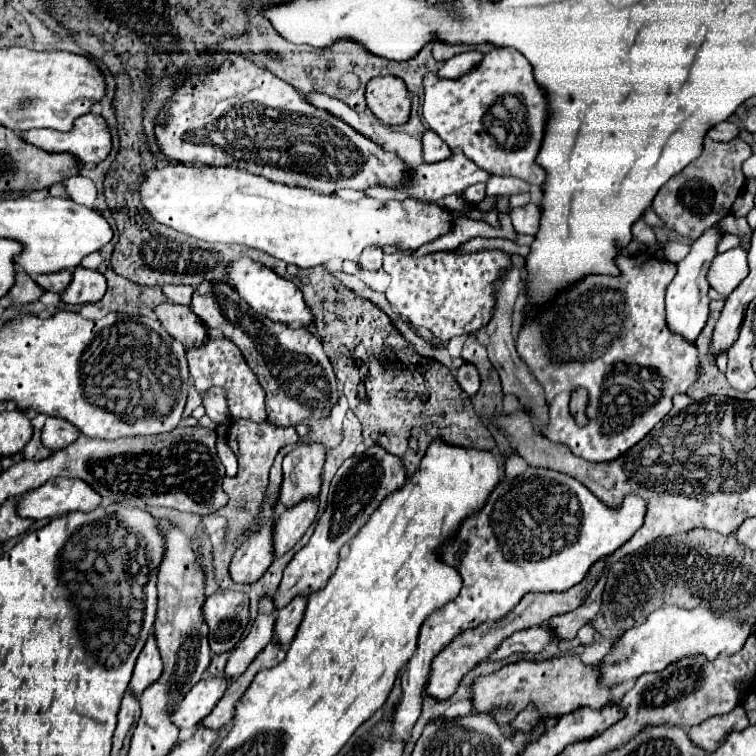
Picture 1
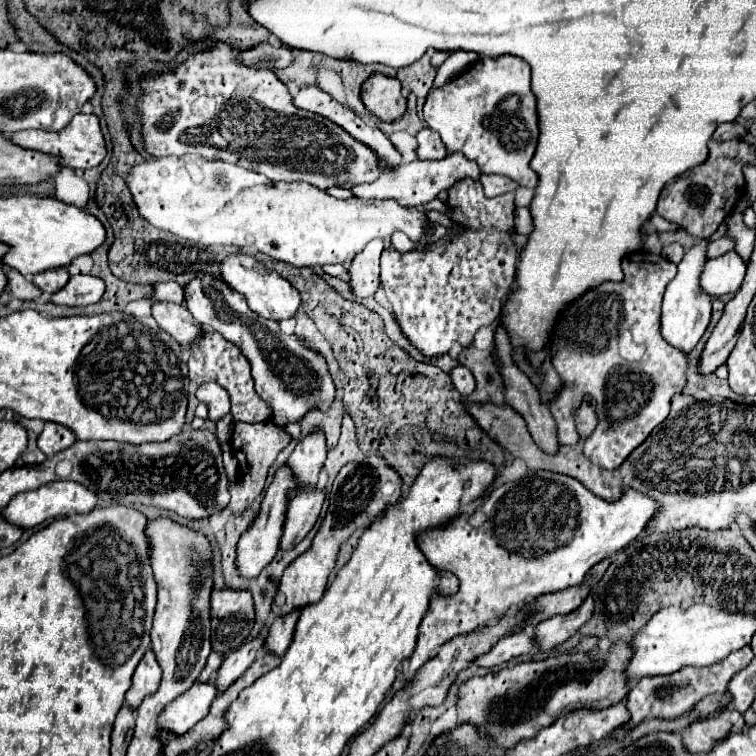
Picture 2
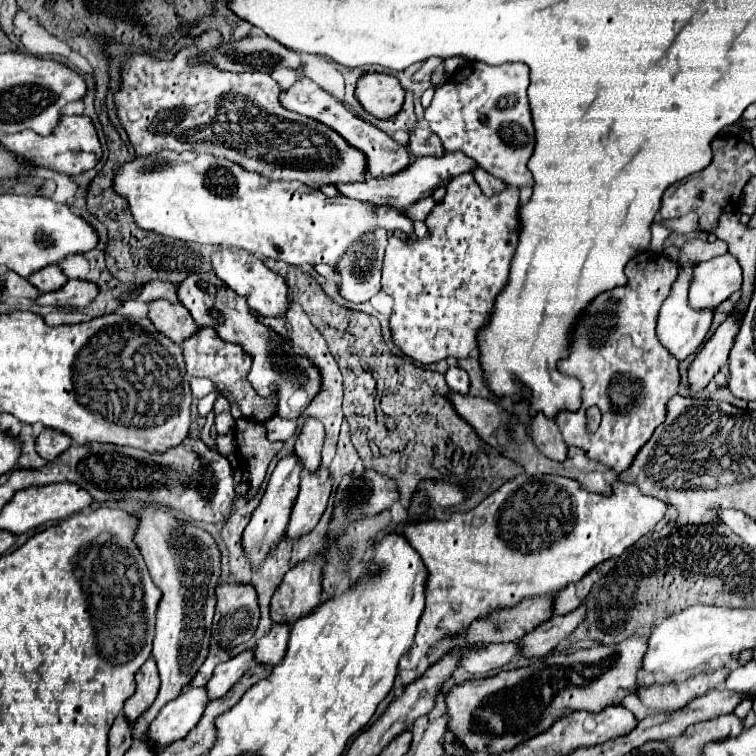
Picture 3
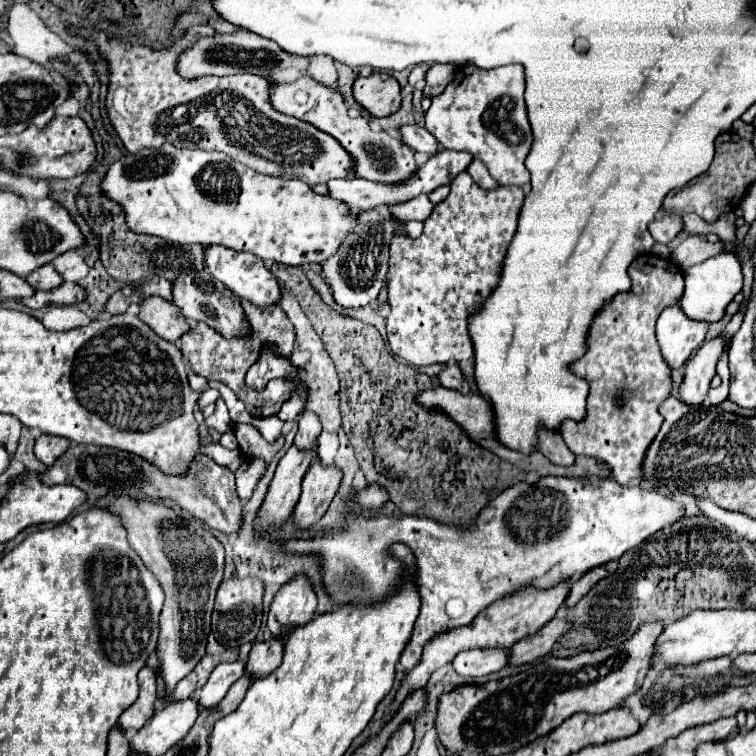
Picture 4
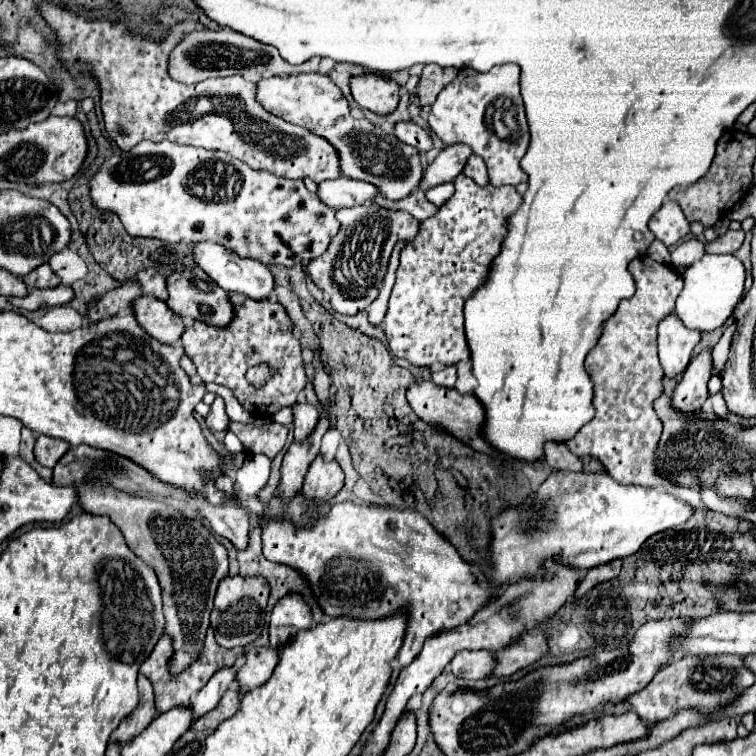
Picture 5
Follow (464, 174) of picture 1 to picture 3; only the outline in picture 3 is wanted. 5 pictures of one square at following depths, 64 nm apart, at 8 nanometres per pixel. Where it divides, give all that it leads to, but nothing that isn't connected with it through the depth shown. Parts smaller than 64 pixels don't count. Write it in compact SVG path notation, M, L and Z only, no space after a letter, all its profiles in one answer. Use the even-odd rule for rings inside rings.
M444 152L442 156L426 156L420 158L416 162L412 162L406 172L400 172L392 178L384 178L384 180L376 180L376 178L368 178L362 182L350 182L350 184L336 184L338 194L352 198L352 200L360 200L360 202L368 202L372 206L392 206L392 208L408 208L410 204L414 204L420 198L432 196L432 192L440 186L448 186L448 182L464 172L472 172L472 168L476 166L476 162L466 156L464 152Z

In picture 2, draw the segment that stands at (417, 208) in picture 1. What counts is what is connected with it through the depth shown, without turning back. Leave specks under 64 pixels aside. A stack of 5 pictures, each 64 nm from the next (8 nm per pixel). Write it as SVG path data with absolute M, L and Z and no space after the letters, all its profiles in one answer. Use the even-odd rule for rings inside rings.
M162 156L136 164L124 178L124 184L132 192L132 200L138 214L158 230L172 232L180 238L188 238L200 244L226 244L238 246L242 250L264 252L274 260L292 266L324 266L342 264L352 260L360 248L364 248L374 238L390 238L392 232L404 232L414 244L426 242L428 236L424 226L430 222L420 208L404 208L394 200L338 200L328 196L324 190L312 188L304 182L270 182L266 176L240 168L224 160L204 160L202 156Z

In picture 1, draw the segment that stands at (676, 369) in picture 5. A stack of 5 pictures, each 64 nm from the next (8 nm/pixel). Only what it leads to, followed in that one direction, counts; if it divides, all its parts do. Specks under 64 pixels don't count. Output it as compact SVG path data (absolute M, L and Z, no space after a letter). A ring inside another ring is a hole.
M718 226L704 232L704 236L700 236L690 246L688 256L678 262L678 274L666 288L666 326L672 334L682 336L686 342L694 342L708 320L708 312L710 312L708 290L710 288L708 288L706 272L708 272L708 264L716 256L716 244L720 238L722 238L722 234L718 232Z

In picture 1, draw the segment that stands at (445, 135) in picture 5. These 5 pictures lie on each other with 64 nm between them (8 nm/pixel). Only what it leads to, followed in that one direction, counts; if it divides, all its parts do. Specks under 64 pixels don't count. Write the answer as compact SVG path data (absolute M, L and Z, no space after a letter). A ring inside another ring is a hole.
M496 48L484 54L472 72L456 80L438 80L436 74L424 78L422 116L448 148L460 150L488 174L514 176L530 186L544 182L544 170L536 168L534 158L544 138L546 112L548 104L534 84L532 66L516 50Z

